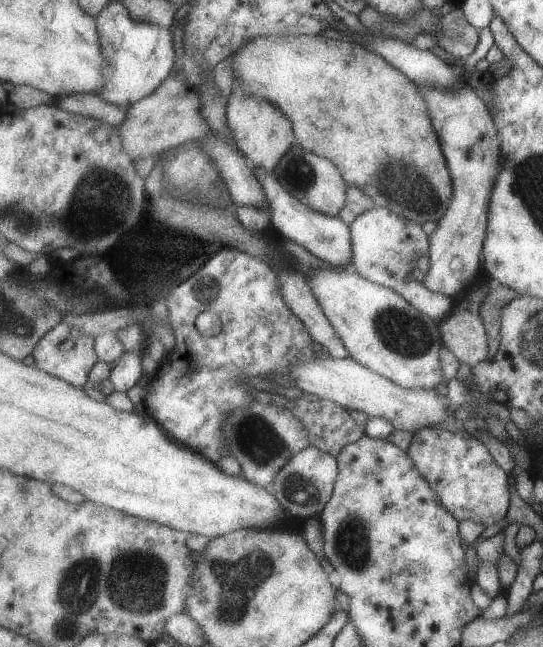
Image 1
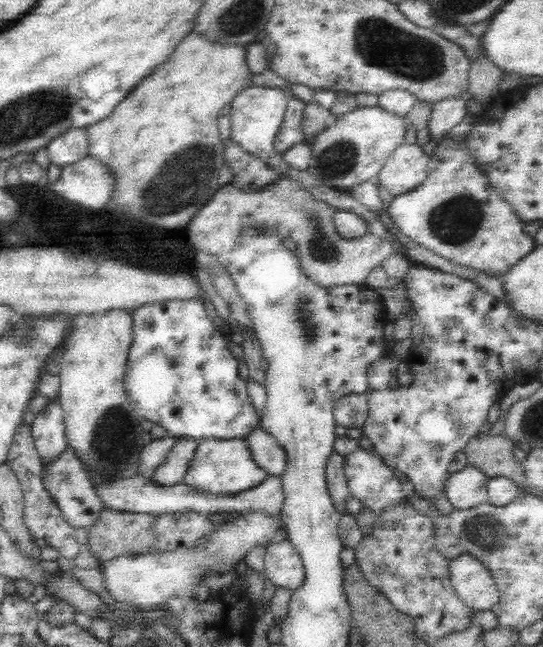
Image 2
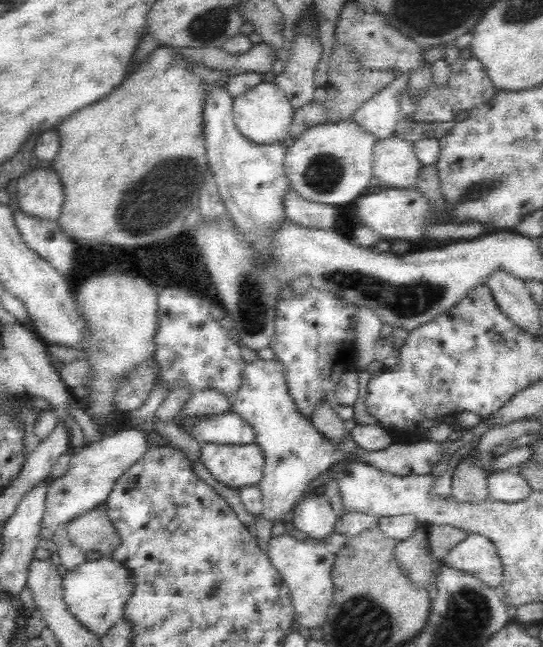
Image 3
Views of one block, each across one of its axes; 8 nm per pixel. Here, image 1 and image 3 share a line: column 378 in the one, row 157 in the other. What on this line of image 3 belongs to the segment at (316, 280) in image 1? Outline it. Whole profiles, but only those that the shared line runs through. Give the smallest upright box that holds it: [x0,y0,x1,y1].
[283,120,375,208]

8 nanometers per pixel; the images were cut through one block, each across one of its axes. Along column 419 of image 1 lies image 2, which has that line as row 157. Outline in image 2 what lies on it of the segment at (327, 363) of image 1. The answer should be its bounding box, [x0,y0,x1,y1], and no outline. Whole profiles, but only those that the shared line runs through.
[377,143,431,196]

